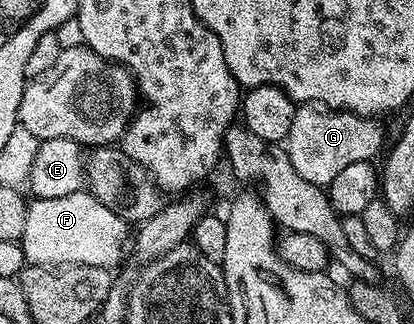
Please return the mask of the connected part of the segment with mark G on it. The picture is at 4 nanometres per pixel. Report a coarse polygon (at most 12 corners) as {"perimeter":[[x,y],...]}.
{"perimeter":[[300,105],[290,165],[314,185],[372,161],[384,131],[372,117]]}

